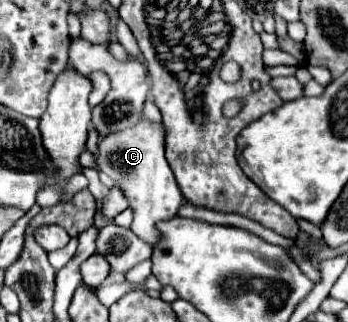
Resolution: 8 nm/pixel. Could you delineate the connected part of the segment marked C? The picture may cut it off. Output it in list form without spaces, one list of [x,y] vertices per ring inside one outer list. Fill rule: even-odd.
[[[142,117],[136,125],[124,131],[110,133],[104,137],[104,141],[100,139],[96,155],[98,171],[114,179],[114,185],[124,193],[124,197],[128,199],[128,207],[134,211],[134,221],[130,225],[132,233],[136,233],[152,247],[156,247],[162,239],[156,223],[174,219],[182,205],[182,193],[164,157],[164,135],[166,133],[162,123],[150,123]]]

